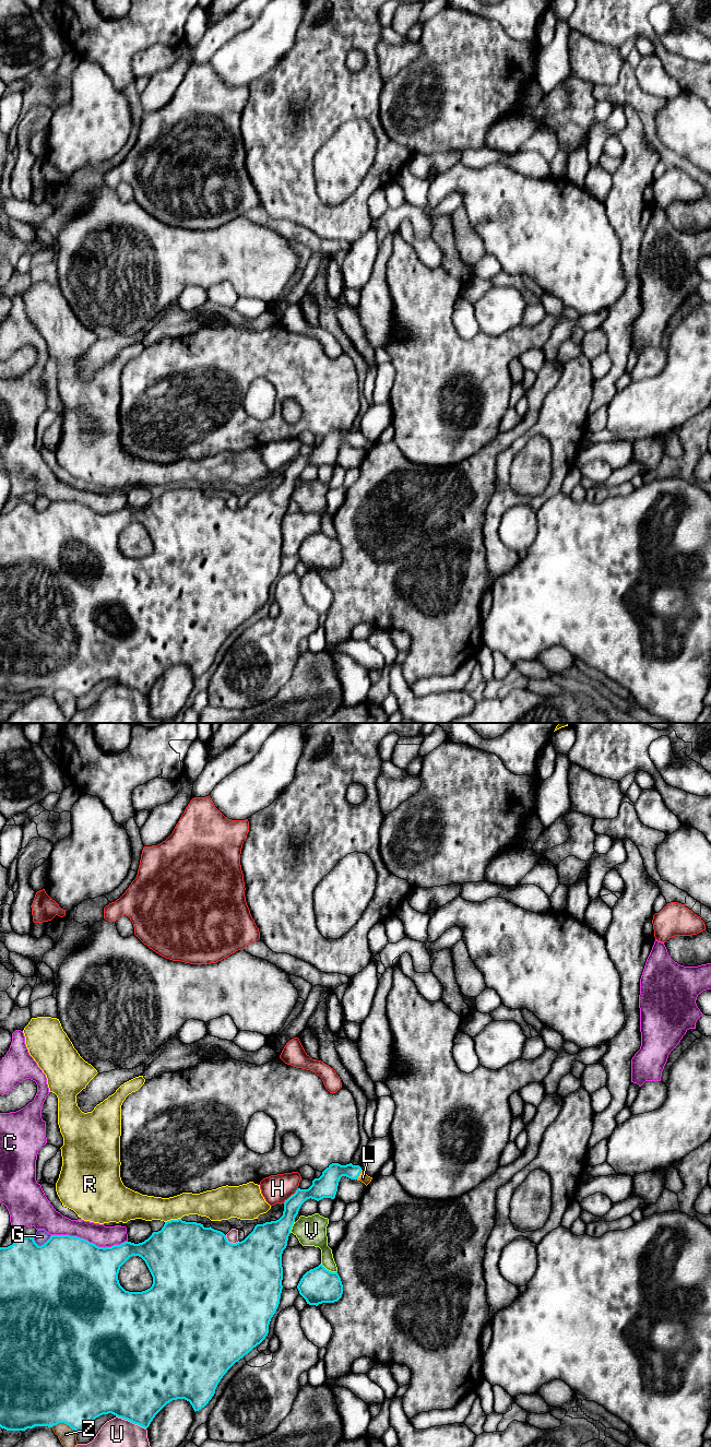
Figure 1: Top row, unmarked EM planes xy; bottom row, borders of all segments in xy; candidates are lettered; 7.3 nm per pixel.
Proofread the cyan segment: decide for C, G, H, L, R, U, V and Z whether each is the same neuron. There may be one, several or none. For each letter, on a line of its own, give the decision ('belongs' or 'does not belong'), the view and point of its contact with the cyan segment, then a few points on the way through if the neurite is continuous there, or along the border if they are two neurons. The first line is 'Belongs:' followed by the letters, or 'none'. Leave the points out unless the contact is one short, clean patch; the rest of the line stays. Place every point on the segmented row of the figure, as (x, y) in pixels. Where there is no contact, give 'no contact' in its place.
Belongs: L
C: does not belong; contact xy (89, 1242)
G: does not belong; contact xy (42, 1245)
H: does not belong; contact xy (292, 1195); border xy (298, 1188), (283, 1202)
L: belongs; contact xy (359, 1173); way xy (328, 1183), (339, 1172), (359, 1173), (363, 1177)
R: does not belong; contact xy (173, 1220)
U: does not belong; contact xy (131, 1421)
V: does not belong; contact xy (328, 1270)
Z: does not belong; contact xy (63, 1422)

